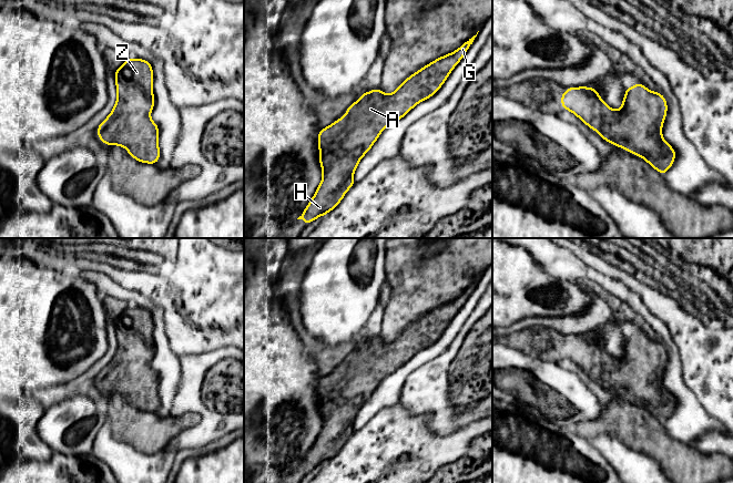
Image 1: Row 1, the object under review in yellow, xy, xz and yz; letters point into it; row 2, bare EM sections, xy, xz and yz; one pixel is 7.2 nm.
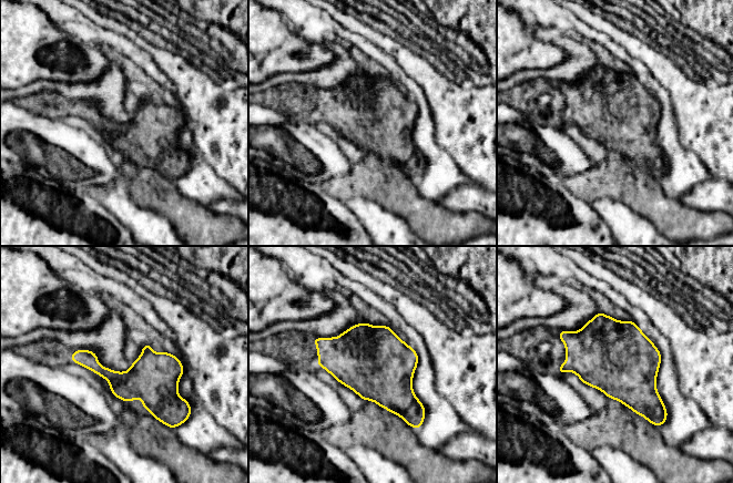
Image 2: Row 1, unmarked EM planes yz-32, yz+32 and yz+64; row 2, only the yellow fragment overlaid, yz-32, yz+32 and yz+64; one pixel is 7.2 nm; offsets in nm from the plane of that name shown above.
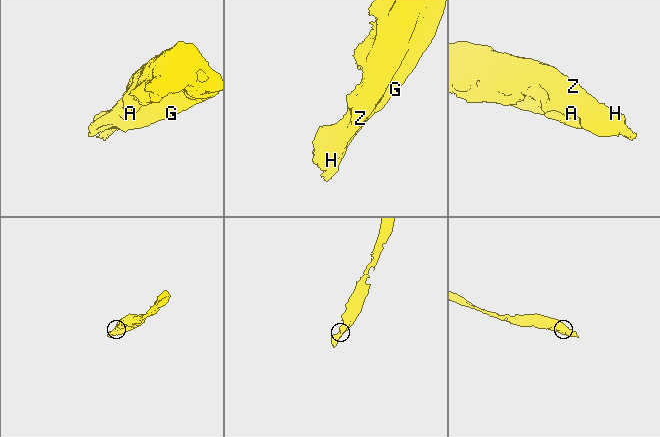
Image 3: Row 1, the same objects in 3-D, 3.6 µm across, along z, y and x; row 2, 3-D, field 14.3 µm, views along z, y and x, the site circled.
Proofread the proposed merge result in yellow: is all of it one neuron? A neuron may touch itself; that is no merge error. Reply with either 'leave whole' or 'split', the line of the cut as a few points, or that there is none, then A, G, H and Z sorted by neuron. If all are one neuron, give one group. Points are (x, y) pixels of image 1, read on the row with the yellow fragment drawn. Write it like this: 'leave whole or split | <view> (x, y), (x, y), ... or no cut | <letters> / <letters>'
leave whole | no cut | A G H Z

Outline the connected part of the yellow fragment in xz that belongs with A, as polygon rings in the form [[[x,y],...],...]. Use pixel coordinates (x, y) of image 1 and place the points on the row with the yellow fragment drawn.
[[[476,37],[467,40],[455,52],[421,68],[394,93],[385,94],[380,89],[364,93],[347,109],[344,117],[320,130],[317,140],[323,179],[297,219],[309,224],[338,205],[355,184],[353,174],[360,158],[370,150],[381,131],[435,94]]]

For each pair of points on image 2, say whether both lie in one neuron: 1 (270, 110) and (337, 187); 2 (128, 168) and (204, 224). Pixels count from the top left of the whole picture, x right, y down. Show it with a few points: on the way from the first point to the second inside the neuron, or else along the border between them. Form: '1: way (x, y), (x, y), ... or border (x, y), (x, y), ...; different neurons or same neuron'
1: border (352, 165), (348, 172), (333, 175), (328, 178); different neurons
2: way (146, 183), (185, 215); same neuron

